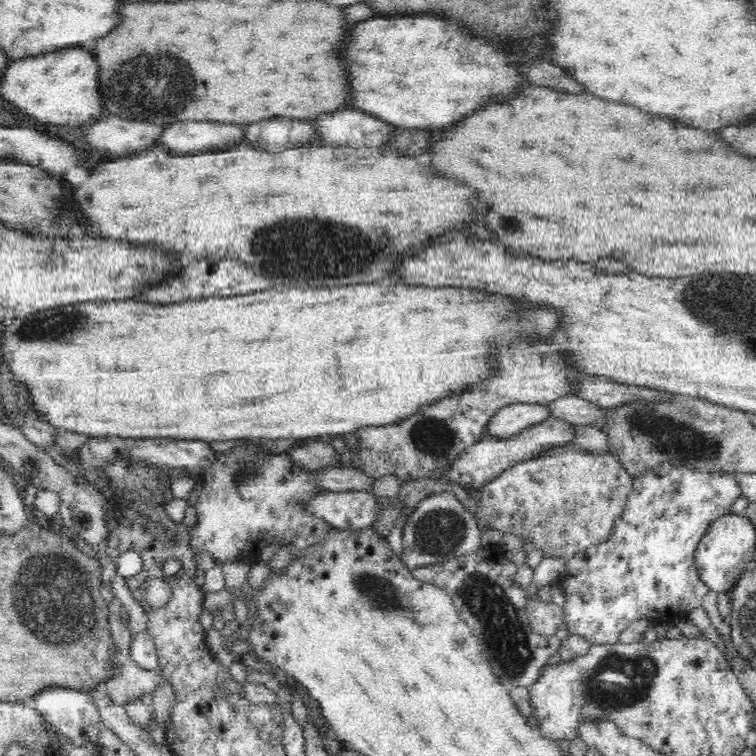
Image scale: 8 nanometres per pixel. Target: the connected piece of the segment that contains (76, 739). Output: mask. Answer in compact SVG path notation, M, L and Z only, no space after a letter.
M51 687L34 697L32 704L52 729L67 738L72 746L96 745L98 742L102 732L102 717L91 694L70 688Z

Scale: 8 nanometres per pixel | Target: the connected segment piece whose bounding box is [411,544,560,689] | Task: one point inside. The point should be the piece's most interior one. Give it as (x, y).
(481, 584)

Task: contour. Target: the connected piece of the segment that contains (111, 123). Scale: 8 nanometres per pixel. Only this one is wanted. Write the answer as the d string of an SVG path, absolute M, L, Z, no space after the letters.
M102 116L96 123L86 126L85 140L90 150L114 152L112 156L122 158L131 153L139 153L154 145L160 145L160 139L169 124L157 124L122 118L122 116Z

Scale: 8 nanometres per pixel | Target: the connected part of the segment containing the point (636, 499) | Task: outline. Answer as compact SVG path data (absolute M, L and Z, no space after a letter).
M660 461L641 475L633 476L624 508L613 520L606 540L588 545L586 550L568 559L557 581L566 597L563 627L569 634L583 636L591 645L614 644L619 642L620 633L640 618L652 616L652 626L672 627L700 608L711 589L700 577L696 552L714 520L732 514L734 502L744 496L737 473L722 469L704 472L682 461Z

